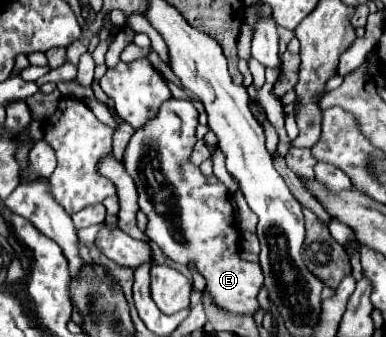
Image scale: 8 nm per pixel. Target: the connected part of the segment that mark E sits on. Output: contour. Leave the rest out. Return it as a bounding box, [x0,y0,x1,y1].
[123,100,263,316]

